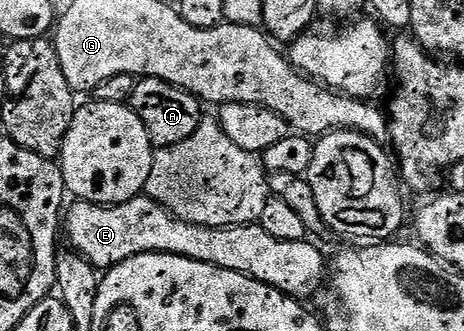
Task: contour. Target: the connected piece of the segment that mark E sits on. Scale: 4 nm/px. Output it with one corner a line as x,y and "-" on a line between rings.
146,194
121,204
91,204
76,200
73,205
66,212
66,236
68,232
72,239
71,247
85,256
97,270
113,268
142,254
165,252
249,276
301,302
307,301
307,296
314,295
324,280
324,256
311,244
311,239
282,242
266,234
259,223
234,228
207,228
190,224
173,216

